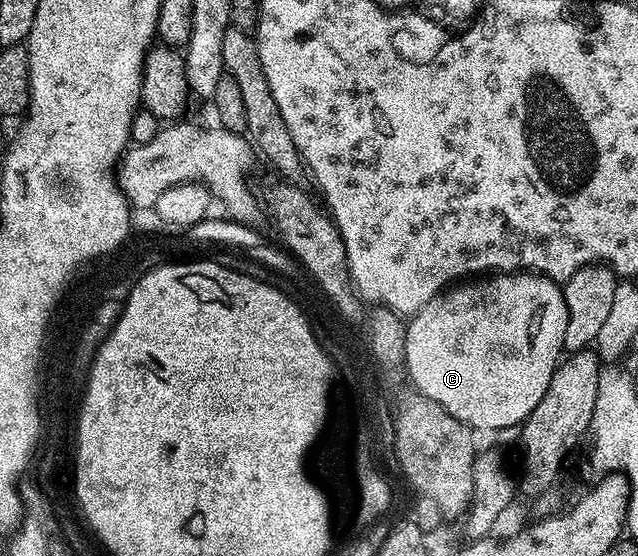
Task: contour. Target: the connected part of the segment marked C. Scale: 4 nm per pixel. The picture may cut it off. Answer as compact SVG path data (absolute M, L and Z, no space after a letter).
M520 270L463 282L434 296L421 311L410 317L403 355L405 372L415 383L412 384L414 391L437 402L437 406L468 428L514 429L522 425L533 406L545 398L545 390L549 390L549 382L565 352L566 325L563 289L548 276Z

